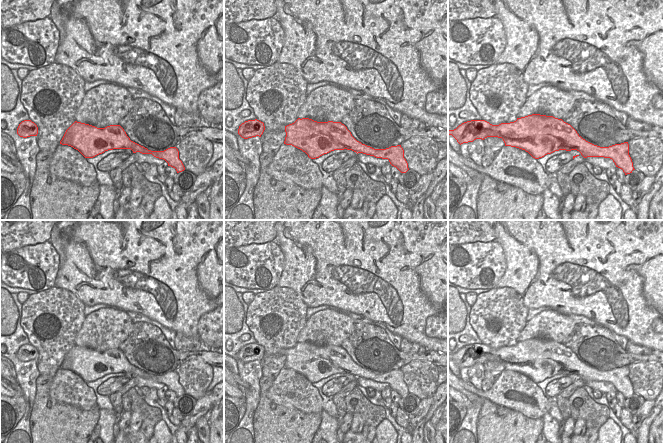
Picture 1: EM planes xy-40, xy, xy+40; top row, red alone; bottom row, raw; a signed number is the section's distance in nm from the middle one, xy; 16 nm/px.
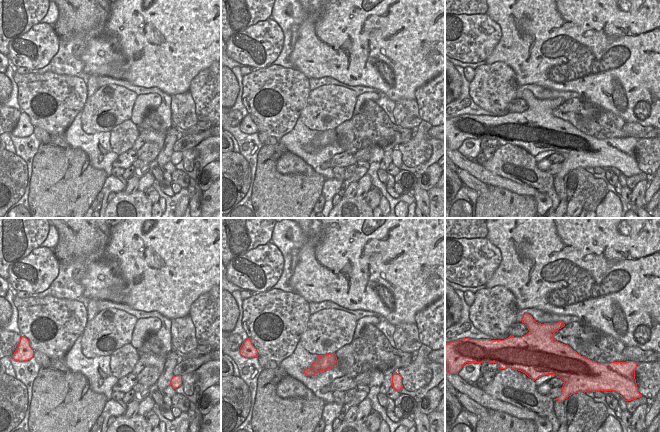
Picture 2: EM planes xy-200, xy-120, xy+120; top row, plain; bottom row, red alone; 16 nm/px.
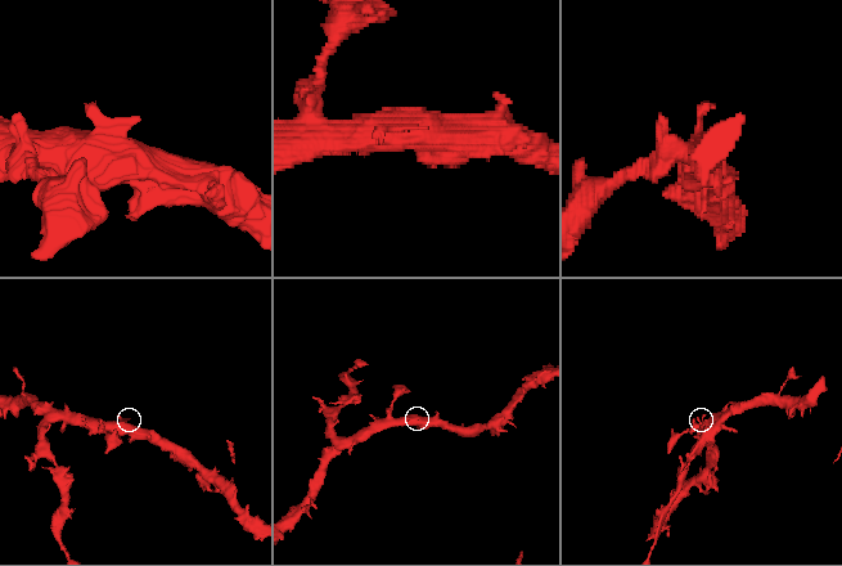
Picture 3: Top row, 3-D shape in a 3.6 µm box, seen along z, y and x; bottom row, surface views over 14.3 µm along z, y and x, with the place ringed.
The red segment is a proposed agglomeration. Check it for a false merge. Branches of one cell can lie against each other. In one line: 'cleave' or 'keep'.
keep

